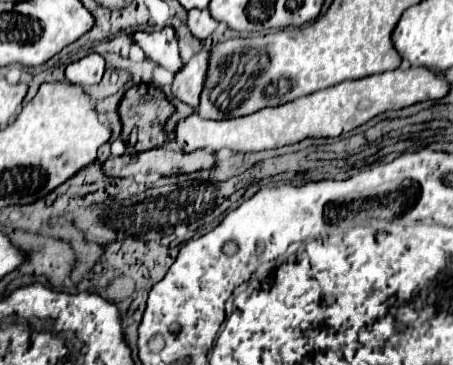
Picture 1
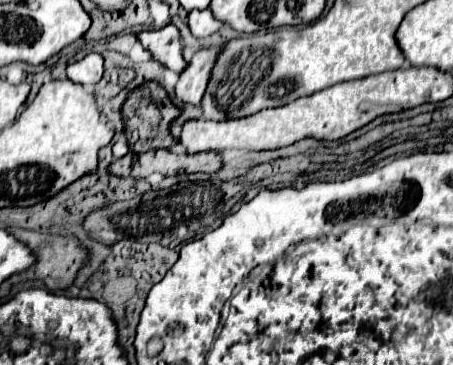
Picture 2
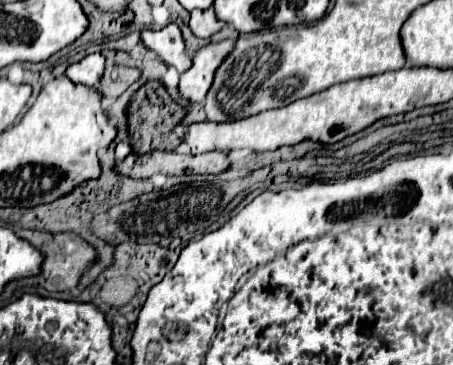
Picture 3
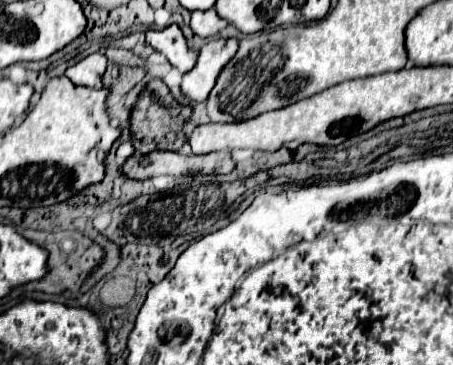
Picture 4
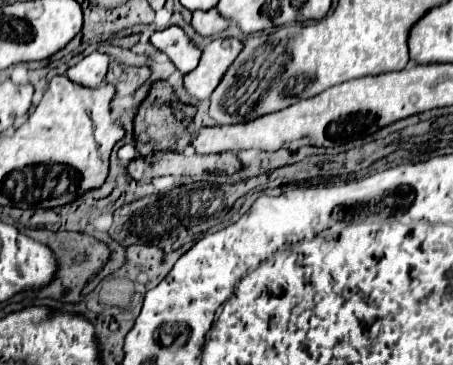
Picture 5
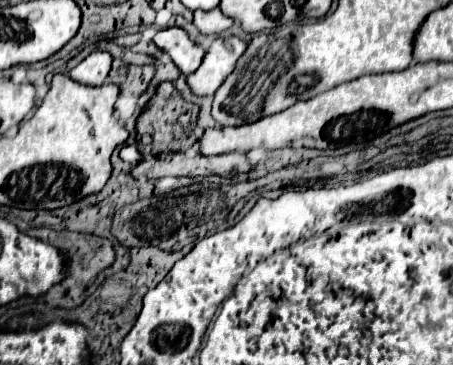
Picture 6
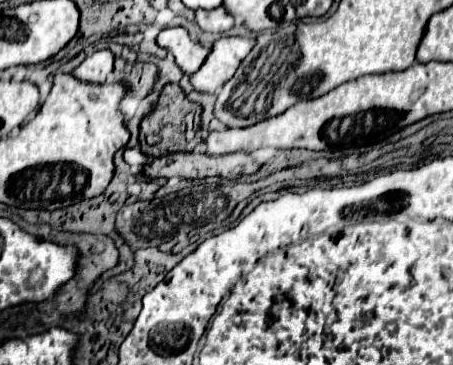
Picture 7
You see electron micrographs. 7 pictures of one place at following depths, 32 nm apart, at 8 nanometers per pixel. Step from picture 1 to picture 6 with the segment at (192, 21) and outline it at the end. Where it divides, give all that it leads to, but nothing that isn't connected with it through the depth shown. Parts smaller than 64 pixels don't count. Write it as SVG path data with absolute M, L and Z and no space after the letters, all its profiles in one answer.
M214 8L214 10L196 10L194 12L194 24L198 26L198 30L202 34L220 34L224 30L228 30L234 20L224 16L220 8Z

